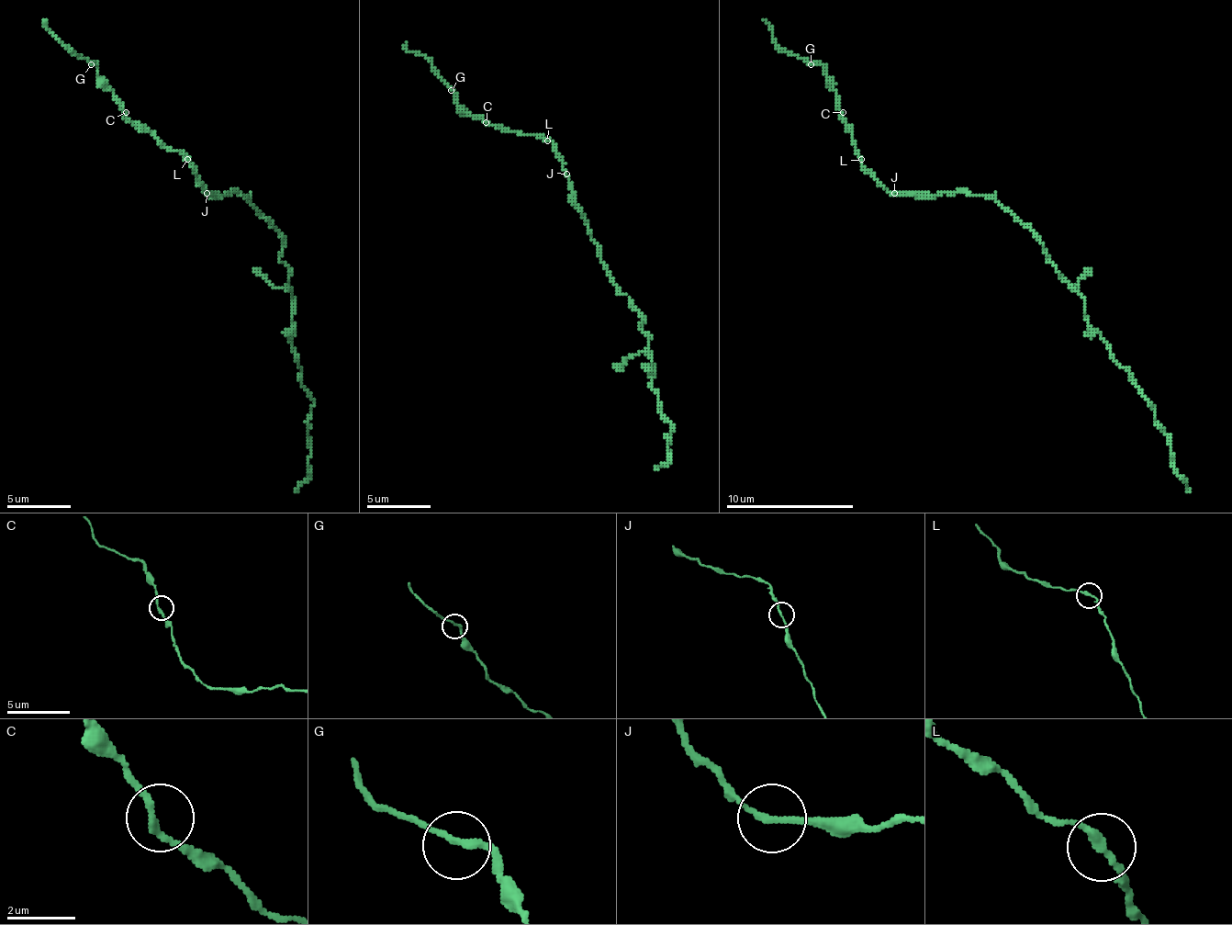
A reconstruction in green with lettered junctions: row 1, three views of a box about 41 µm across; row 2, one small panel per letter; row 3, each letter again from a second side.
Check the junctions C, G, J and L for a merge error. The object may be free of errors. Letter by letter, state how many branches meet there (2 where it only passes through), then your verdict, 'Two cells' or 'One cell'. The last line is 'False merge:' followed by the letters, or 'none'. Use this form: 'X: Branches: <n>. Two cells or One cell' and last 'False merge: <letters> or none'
C: Branches: 2. One cell
G: Branches: 2. One cell
J: Branches: 2. One cell
L: Branches: 2. One cell
False merge: none

